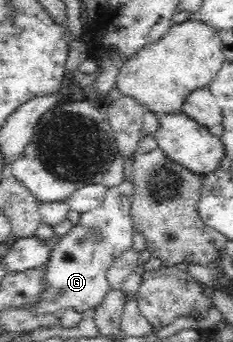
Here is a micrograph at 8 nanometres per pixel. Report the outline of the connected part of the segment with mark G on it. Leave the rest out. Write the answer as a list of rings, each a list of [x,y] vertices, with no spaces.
[[[124,180],[116,189],[106,191],[100,207],[80,214],[80,221],[66,235],[59,237],[41,271],[40,293],[36,299],[21,305],[29,317],[58,319],[66,311],[91,313],[102,303],[110,289],[108,269],[133,245],[132,202],[133,184]]]

